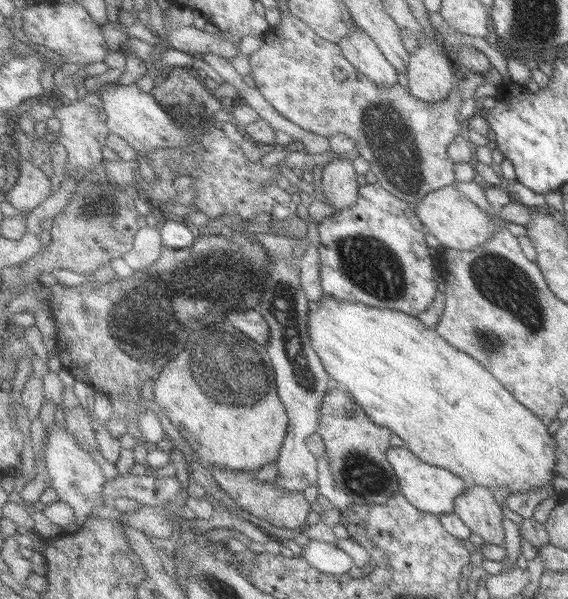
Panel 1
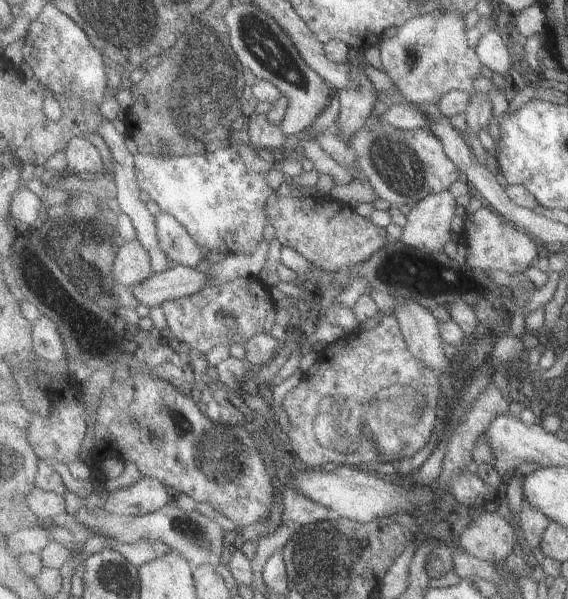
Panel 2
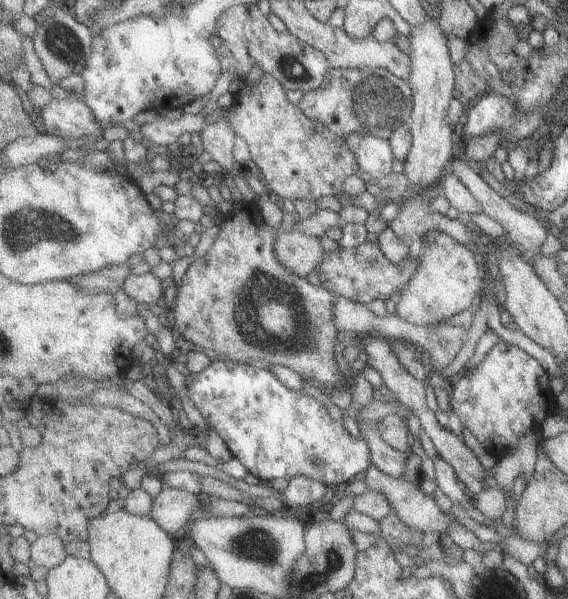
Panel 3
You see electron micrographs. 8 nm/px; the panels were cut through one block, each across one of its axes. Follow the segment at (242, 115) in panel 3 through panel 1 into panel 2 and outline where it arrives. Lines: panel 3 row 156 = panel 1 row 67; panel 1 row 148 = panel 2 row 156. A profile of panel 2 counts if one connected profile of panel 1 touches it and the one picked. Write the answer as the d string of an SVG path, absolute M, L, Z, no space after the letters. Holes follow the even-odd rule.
M377 120L373 130L363 126L349 138L349 142L351 142L351 150L359 158L359 166L363 170L363 174L369 178L371 188L377 192L377 198L389 202L391 206L411 206L413 208L419 200L423 200L425 196L431 196L431 192L435 192L435 194L447 192L455 182L459 182L459 172L463 172L447 156L443 142L427 128L401 130L401 128L395 128L395 126L389 126L389 124L383 124L381 120Z

